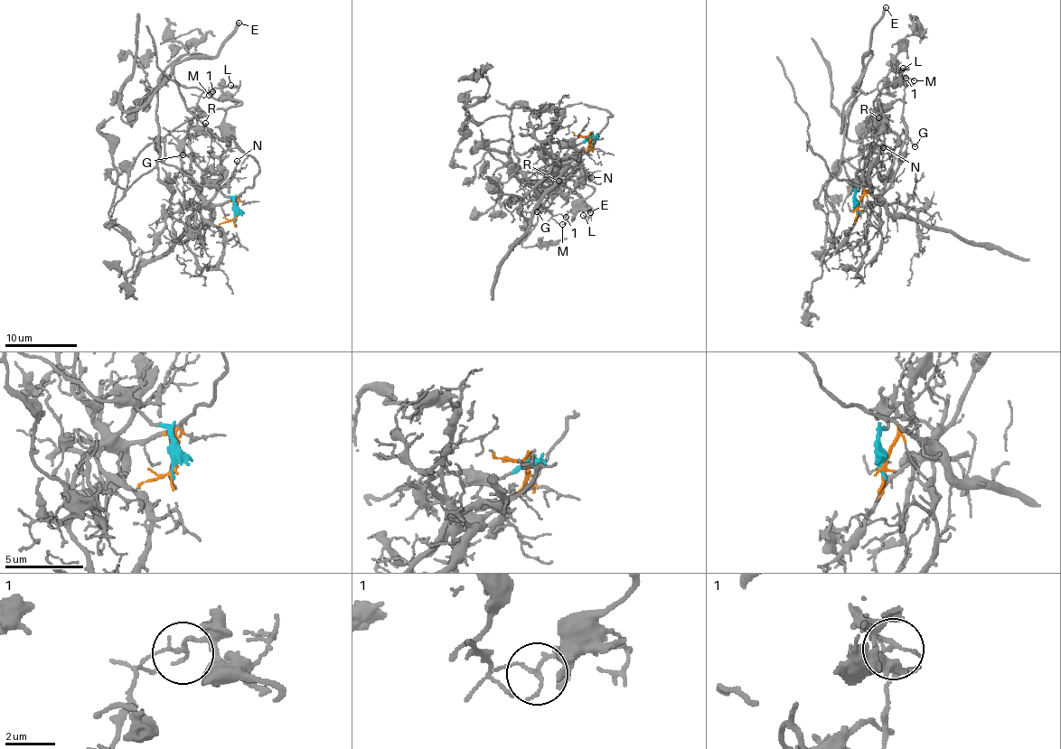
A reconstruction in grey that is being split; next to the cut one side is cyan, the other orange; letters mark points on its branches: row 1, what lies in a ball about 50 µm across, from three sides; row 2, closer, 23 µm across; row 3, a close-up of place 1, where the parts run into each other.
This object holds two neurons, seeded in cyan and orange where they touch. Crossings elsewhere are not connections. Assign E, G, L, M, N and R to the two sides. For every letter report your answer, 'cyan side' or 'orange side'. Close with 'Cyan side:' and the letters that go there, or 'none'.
E: cyan side
G: orange side
L: cyan side
M: orange side
N: orange side
R: orange side
Cyan side: E, L

